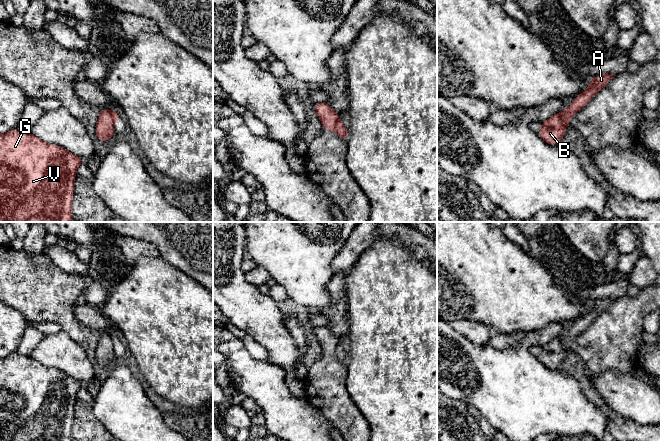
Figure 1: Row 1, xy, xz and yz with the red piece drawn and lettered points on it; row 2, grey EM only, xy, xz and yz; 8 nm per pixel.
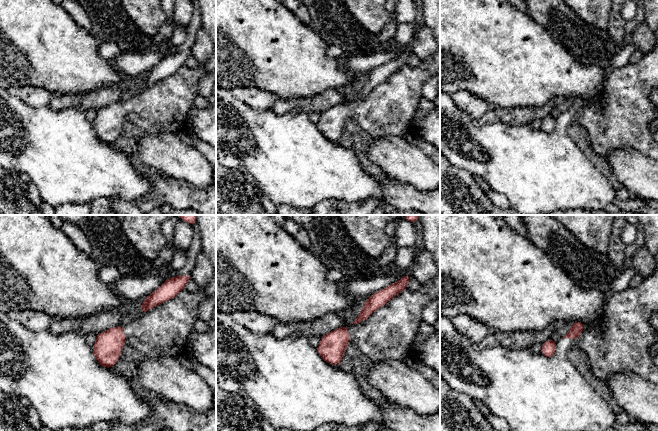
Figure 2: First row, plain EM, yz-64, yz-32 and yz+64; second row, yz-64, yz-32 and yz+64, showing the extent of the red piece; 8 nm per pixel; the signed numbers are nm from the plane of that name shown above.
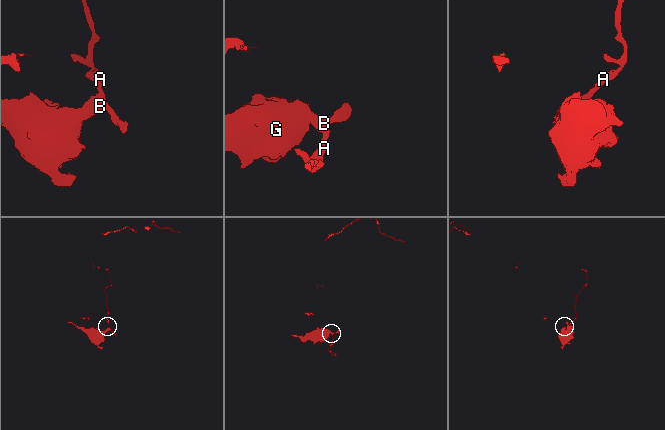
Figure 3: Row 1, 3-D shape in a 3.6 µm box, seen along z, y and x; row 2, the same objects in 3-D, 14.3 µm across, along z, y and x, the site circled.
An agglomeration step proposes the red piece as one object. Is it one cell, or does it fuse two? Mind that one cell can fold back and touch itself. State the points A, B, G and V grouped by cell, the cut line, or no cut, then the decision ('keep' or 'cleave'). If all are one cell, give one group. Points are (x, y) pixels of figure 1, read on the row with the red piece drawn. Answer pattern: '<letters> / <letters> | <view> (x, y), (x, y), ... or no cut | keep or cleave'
A / B G V | xy (110, 110), (113, 121) | cleave

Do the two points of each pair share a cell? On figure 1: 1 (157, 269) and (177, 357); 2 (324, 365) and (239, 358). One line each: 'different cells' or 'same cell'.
1: same cell
2: different cells

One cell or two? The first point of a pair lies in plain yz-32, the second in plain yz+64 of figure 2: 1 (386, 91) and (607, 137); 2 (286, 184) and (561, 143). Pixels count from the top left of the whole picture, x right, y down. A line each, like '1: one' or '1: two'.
1: one
2: one

